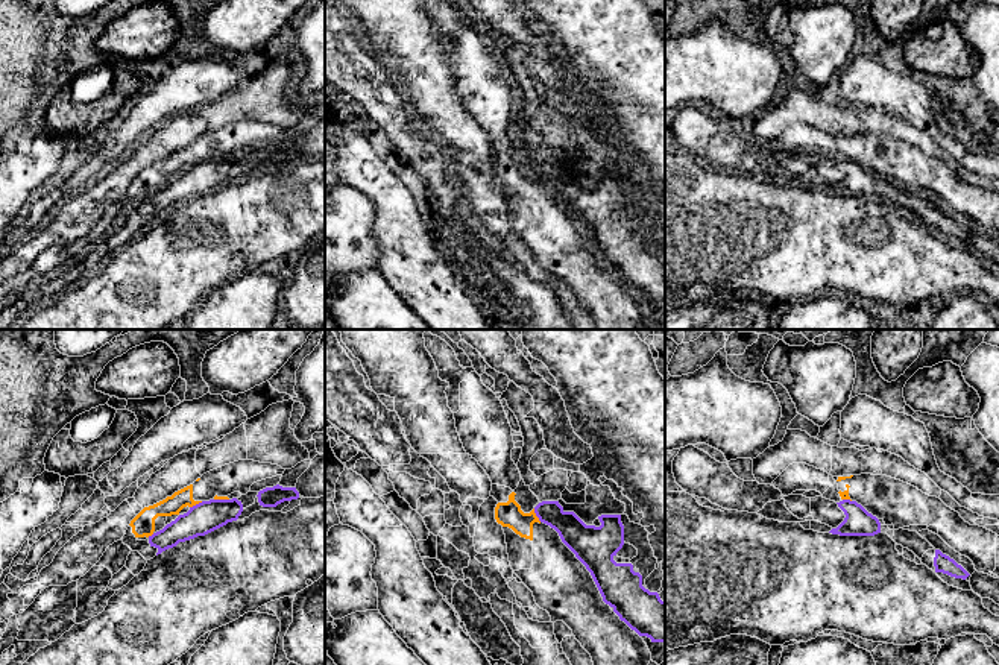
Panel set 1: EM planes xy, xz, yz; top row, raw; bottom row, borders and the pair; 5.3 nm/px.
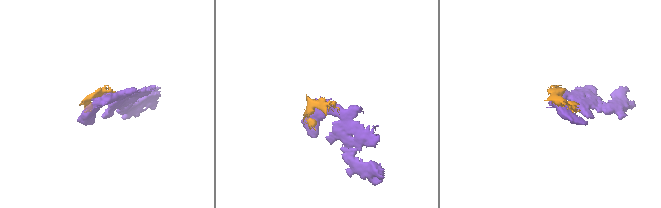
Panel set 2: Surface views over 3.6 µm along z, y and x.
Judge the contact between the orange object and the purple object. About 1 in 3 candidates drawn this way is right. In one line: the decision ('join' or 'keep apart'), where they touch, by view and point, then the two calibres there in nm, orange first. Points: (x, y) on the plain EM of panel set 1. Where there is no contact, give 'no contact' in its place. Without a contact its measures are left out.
keep apart; meets orange in xz at (535, 175); 130 nm thick on the orange side, 160 nm on the other

